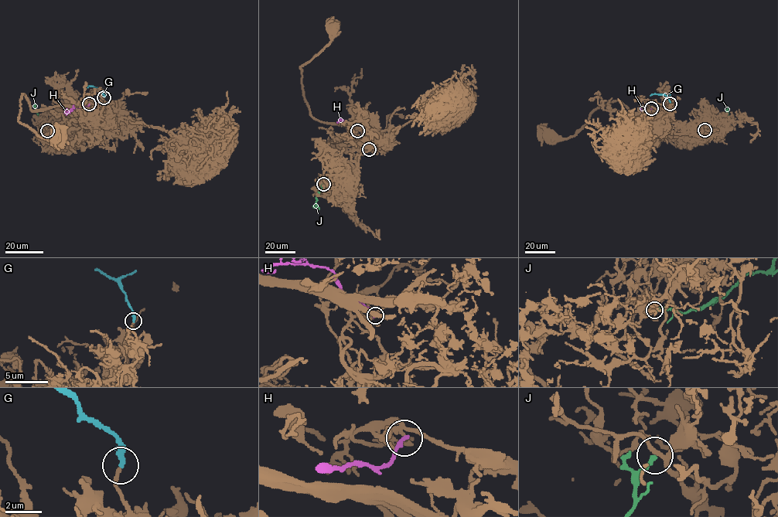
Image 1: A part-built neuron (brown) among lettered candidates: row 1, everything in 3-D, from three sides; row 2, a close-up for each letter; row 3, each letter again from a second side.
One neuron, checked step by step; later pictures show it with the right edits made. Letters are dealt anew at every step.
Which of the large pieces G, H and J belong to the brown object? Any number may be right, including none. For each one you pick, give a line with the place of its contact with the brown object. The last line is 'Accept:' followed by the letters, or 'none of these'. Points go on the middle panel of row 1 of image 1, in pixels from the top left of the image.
G: meets brown at (369, 149)
Accept: G

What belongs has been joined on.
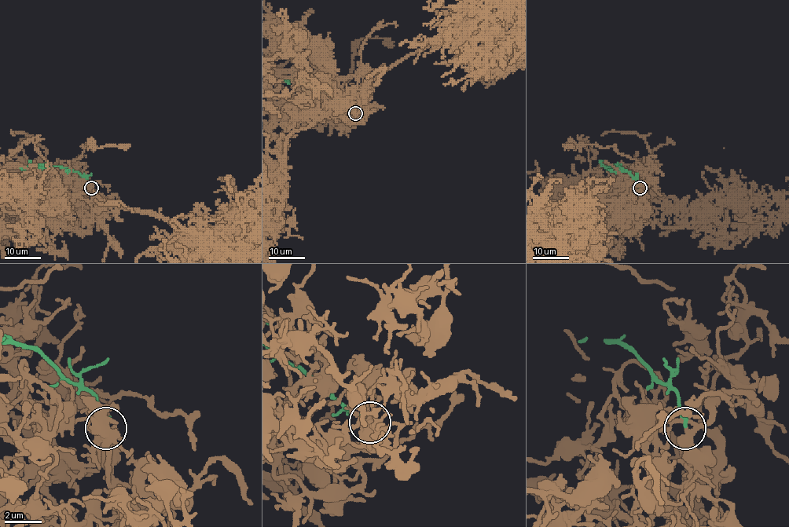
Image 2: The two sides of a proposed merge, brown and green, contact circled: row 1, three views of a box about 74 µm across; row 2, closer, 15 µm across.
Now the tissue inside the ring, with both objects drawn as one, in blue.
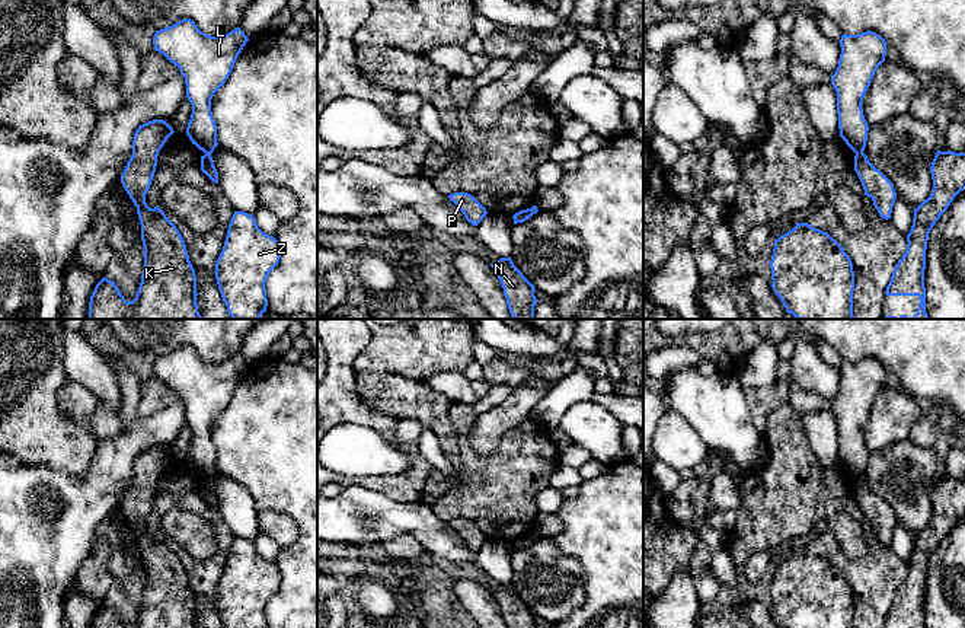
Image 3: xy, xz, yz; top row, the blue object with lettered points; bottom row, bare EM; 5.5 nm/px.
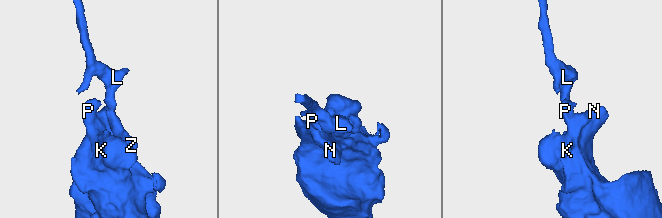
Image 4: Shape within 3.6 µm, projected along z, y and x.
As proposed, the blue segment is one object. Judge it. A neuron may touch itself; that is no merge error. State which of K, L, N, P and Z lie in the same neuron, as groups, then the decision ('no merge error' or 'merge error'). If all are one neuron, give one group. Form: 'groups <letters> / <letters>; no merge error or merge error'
groups K N P Z / L; merge error

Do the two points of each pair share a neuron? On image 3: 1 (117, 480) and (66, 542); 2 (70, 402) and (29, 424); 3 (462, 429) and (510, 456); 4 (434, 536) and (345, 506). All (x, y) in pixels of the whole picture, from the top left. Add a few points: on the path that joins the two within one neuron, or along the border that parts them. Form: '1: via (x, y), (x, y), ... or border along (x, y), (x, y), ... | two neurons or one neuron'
1: via (101, 496), (70, 526) | one neuron
2: border along (69, 381), (58, 404), (70, 417), (90, 424) | two neurons
3: via (463, 445), (479, 464), (494, 464) | one neuron
4: via (412, 517), (382, 517), (377, 513), (367, 513) | one neuron

